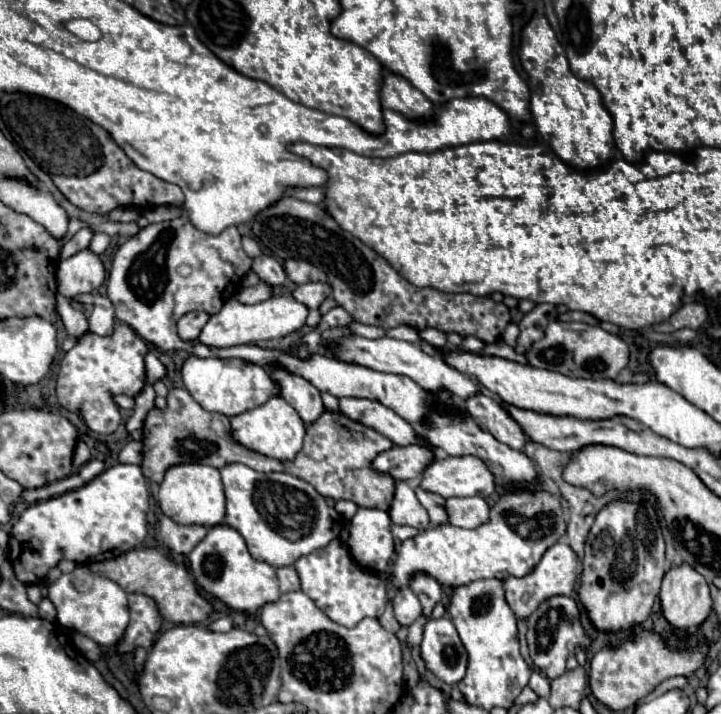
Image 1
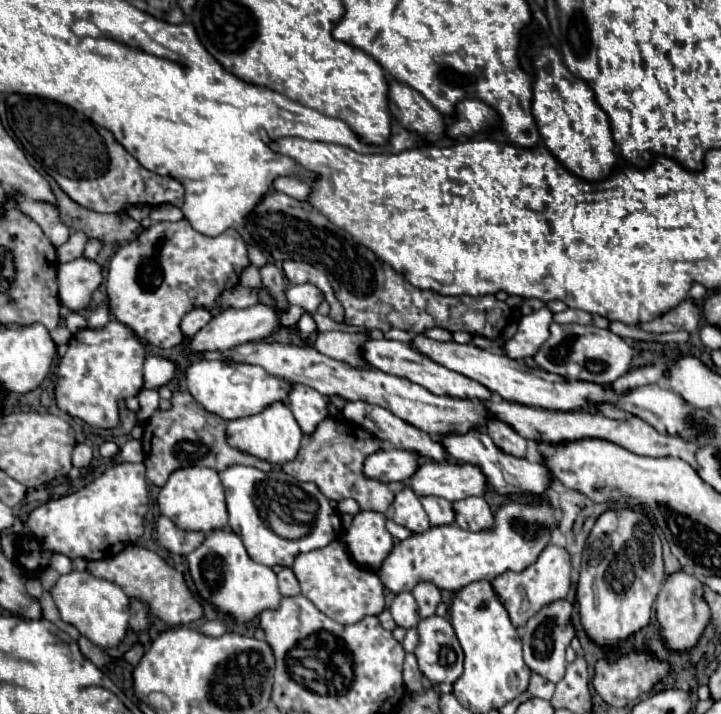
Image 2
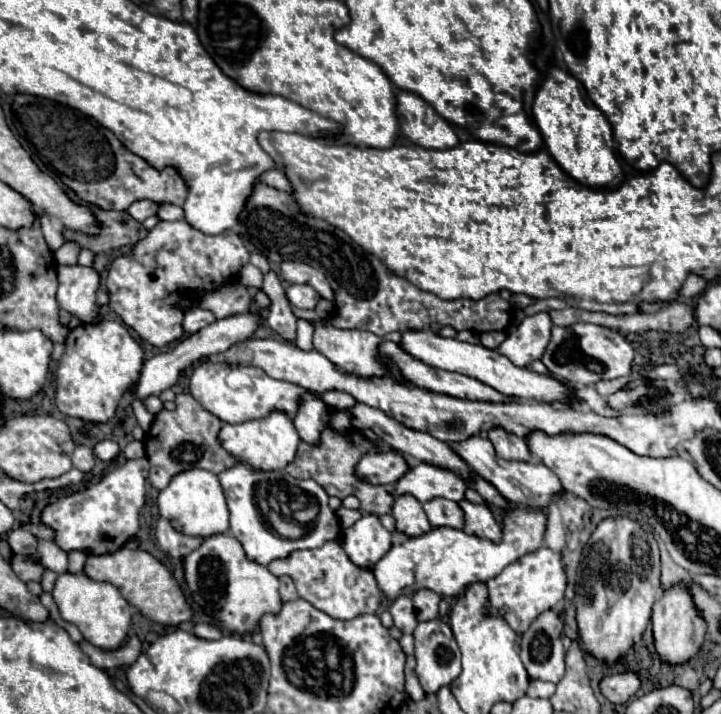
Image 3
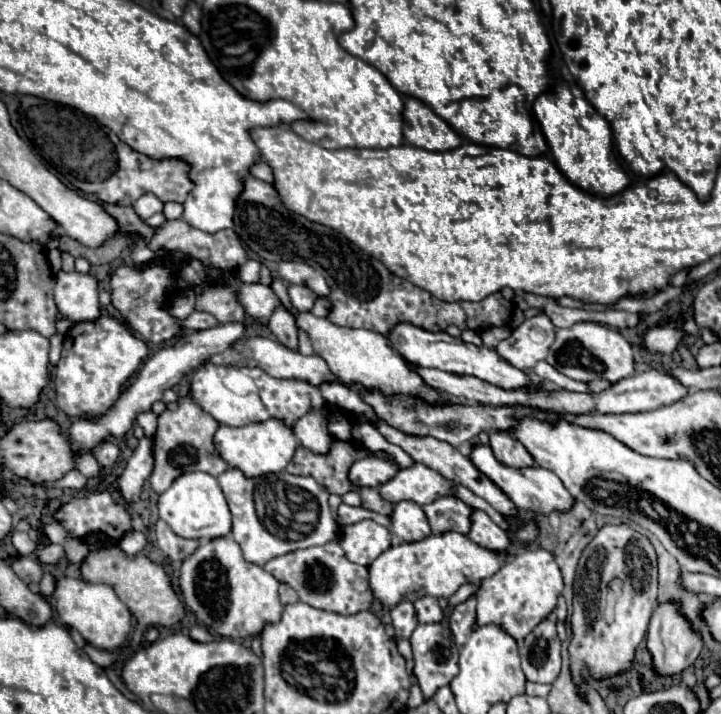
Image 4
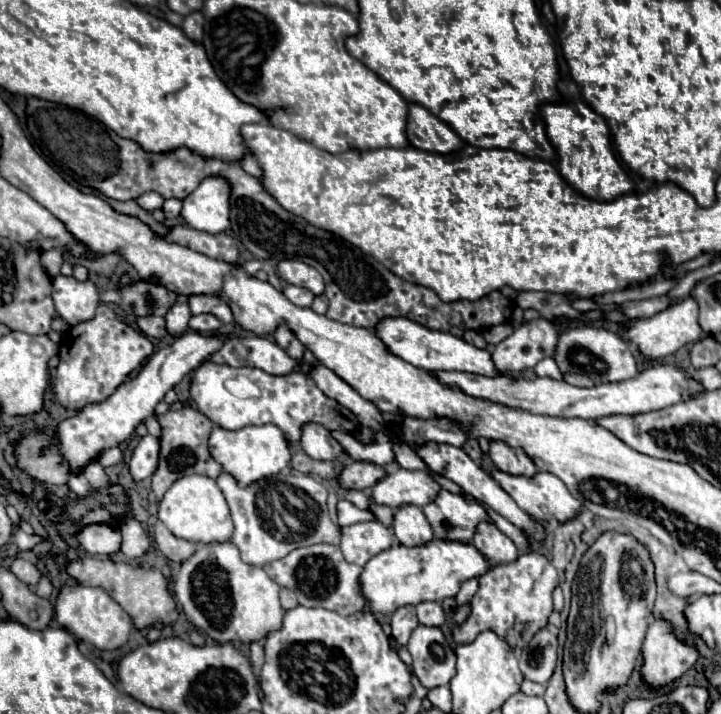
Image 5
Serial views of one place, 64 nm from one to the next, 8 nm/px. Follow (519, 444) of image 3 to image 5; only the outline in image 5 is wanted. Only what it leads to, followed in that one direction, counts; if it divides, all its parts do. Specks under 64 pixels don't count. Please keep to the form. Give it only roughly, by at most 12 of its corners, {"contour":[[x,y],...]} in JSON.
{"contour":[[490,442],[490,458],[510,474],[536,474],[522,448]]}

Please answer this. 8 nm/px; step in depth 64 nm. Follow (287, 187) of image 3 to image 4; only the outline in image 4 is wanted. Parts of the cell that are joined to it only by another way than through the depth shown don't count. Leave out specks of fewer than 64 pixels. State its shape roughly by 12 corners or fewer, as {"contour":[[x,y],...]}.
{"contour":[[266,162],[252,166],[254,178],[274,184],[272,168]]}

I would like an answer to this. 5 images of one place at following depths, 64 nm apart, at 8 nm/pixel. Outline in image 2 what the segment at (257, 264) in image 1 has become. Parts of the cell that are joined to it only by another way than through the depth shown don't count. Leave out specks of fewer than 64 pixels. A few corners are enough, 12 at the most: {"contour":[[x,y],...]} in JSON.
{"contour":[[272,262],[260,268],[262,286],[286,306],[284,274]]}

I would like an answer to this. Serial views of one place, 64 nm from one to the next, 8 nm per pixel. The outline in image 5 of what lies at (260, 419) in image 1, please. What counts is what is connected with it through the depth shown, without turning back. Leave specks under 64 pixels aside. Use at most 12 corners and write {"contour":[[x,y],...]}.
{"contour":[[274,424],[210,434],[210,454],[248,486],[290,464]]}

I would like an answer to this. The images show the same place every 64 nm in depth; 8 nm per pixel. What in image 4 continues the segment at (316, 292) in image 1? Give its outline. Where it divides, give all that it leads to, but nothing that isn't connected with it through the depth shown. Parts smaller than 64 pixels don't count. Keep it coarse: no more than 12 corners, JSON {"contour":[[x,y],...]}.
{"contour":[[288,286],[292,304],[310,312],[316,294],[308,286]]}

